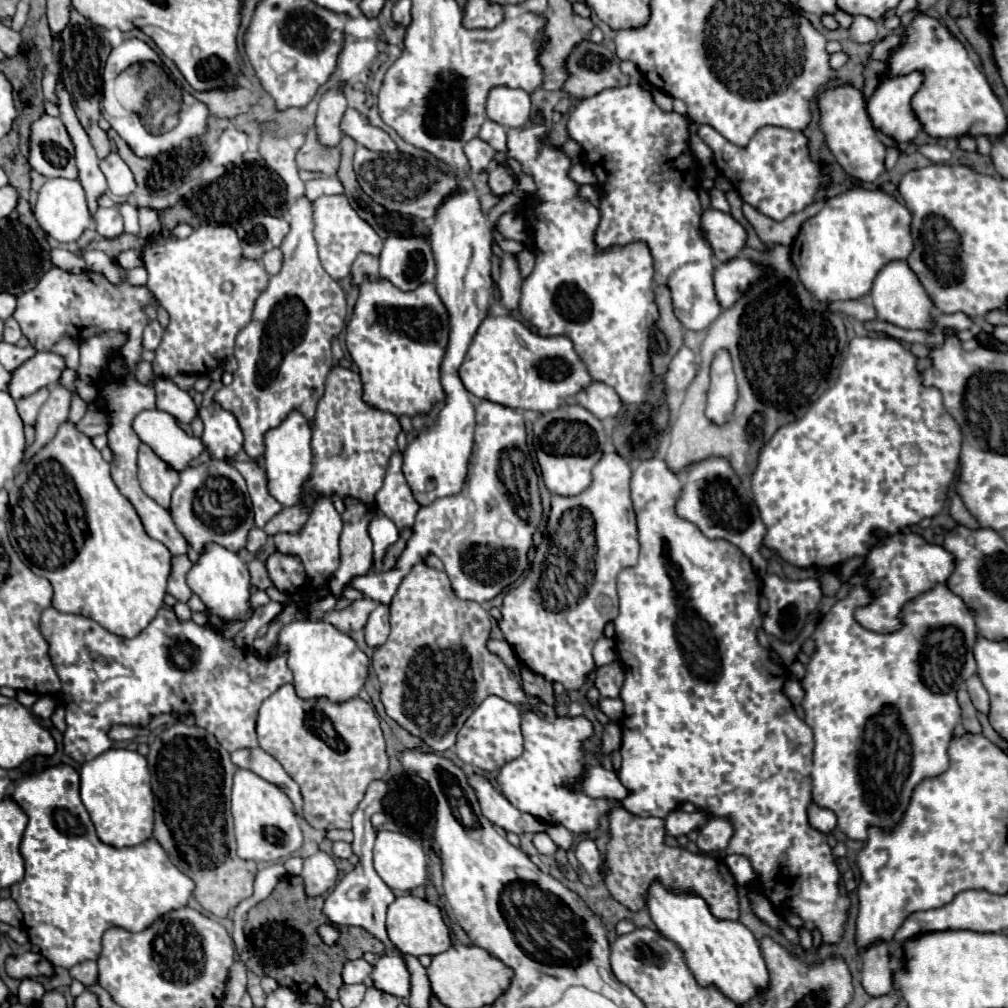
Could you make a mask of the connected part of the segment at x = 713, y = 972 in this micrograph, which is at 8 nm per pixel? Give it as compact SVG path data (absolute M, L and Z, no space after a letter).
M654 880L646 892L646 908L662 936L676 940L684 948L688 968L700 984L716 984L736 1004L756 996L760 984L768 984L768 970L754 934L738 920L722 920L710 912L706 900L694 892L674 892Z

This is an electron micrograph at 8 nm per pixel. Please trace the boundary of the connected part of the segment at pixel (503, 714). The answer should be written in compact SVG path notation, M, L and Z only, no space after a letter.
M488 696L464 722L456 736L454 750L464 764L498 770L522 754L522 734L520 734L520 710L516 704L502 700L498 696Z

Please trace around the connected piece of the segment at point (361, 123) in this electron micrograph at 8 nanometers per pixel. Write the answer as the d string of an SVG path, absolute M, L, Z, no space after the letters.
M348 108L344 112L342 124L340 124L342 134L350 136L354 142L358 142L360 146L368 148L368 150L380 150L380 152L396 152L396 144L392 142L392 138L382 130L372 126L358 110Z

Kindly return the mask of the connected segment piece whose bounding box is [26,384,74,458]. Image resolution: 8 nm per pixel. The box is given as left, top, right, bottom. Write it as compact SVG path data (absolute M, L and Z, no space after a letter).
M62 384L50 386L50 398L46 400L46 404L40 408L40 414L38 414L36 442L26 450L26 458L36 454L48 440L52 440L52 436L56 434L56 428L68 418L72 398L74 398L74 390Z

